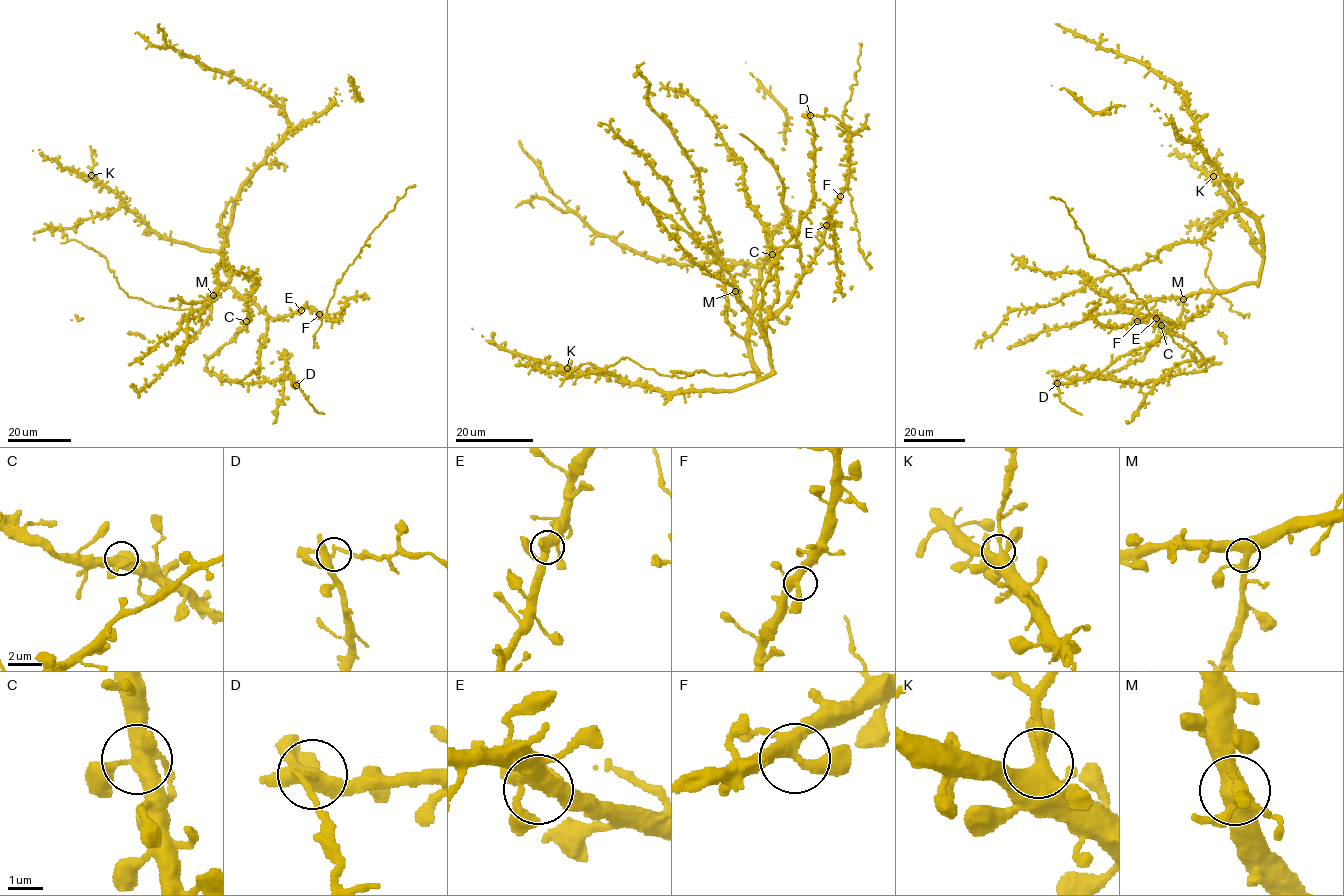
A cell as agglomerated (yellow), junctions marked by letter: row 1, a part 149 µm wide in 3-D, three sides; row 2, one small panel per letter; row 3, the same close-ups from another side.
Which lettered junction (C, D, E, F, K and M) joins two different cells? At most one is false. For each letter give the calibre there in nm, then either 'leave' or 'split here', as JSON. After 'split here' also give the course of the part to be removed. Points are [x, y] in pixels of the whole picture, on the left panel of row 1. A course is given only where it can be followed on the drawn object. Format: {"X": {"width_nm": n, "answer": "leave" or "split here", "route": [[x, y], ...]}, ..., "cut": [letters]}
{"C": {"width_nm": 400, "answer": "leave"}, "D": {"width_nm": 320, "answer": "split here", "route": [[296, 385], [318, 412], [324, 414]]}, "E": {"width_nm": 380, "answer": "leave"}, "F": {"width_nm": 400, "answer": "leave"}, "K": {"width_nm": 440, "answer": "leave"}, "M": {"width_nm": 460, "answer": "leave"}, "cut": ["D"]}

